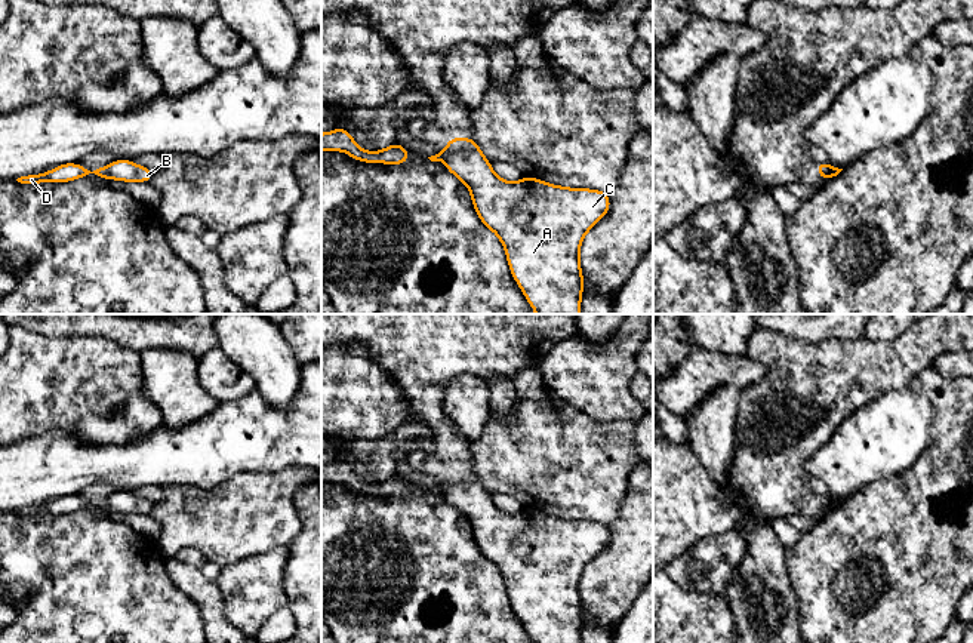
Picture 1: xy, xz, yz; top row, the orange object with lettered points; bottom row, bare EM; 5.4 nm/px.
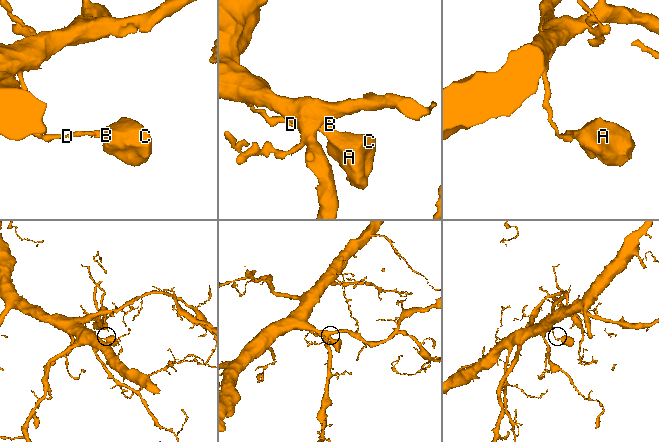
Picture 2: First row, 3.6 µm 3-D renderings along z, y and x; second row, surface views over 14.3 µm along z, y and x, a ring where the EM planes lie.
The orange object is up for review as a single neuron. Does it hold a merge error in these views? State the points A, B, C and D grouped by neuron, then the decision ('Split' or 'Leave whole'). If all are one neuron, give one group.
Groups: A B C / D. Split

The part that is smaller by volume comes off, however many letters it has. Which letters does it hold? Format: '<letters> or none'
A, B, C

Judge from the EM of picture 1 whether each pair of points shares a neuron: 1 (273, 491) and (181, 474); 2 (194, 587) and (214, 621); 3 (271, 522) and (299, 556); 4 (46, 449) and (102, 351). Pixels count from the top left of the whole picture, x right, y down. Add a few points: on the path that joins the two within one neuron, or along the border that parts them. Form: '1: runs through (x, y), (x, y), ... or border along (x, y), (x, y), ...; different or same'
1: border along (261, 473), (239, 471), (221, 486), (193, 489); different
2: runs through (203, 596), (211, 603), (212, 612); same
3: border along (296, 510), (301, 529), (288, 545); different
4: border along (24, 437), (64, 430), (91, 443); different

